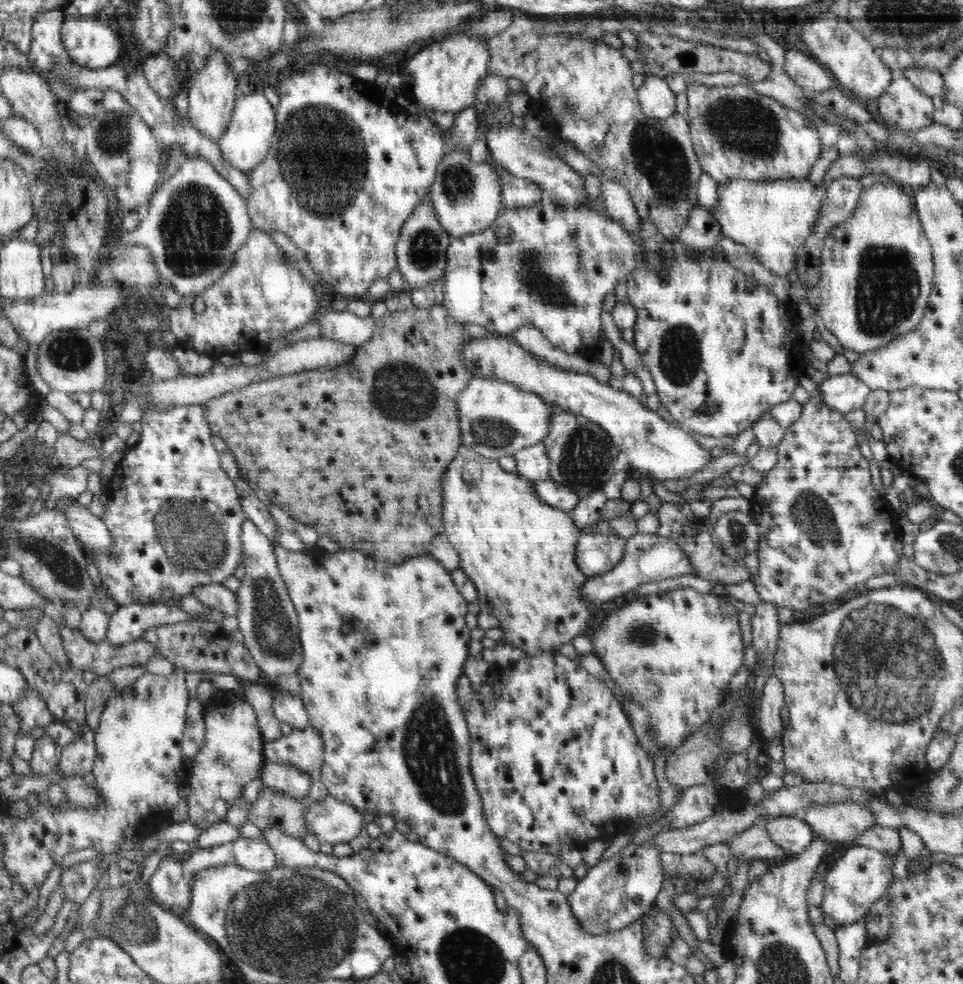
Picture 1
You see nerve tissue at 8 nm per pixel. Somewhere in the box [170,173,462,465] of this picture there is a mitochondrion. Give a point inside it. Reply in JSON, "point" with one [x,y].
{"point":[402,391]}

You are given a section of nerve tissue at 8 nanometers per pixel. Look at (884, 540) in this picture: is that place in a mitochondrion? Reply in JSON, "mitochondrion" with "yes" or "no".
{"mitochondrion":"no"}

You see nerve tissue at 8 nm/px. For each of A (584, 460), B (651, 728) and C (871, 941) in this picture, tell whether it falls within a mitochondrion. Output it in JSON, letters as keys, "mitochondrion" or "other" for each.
{"A":"mitochondrion","B":"mitochondrion","C":"other"}

